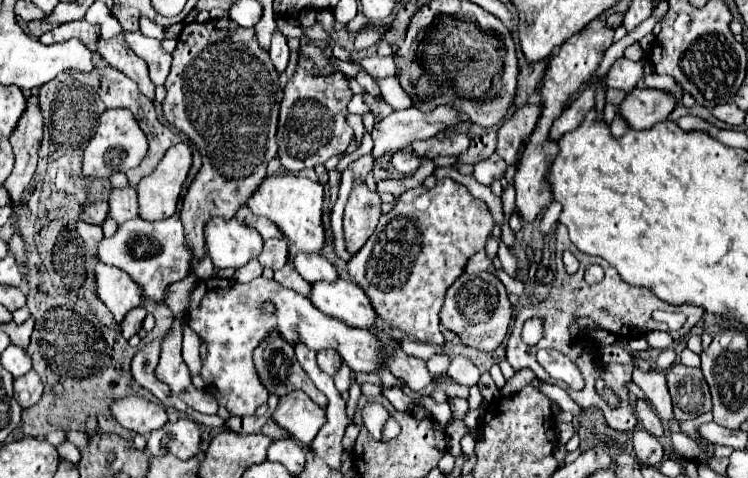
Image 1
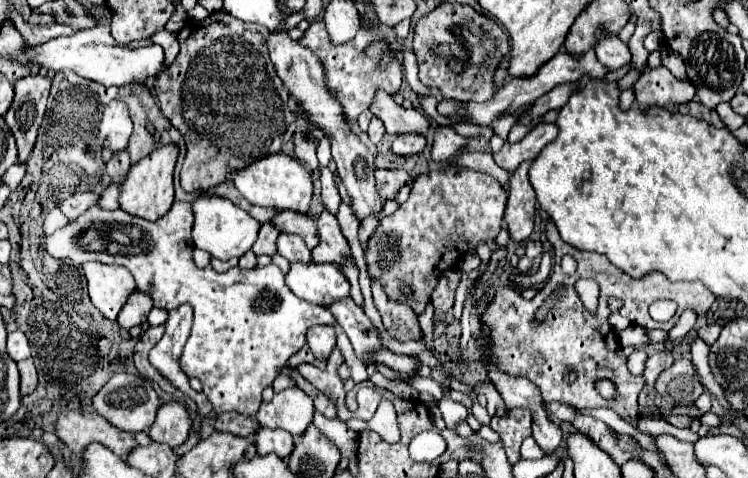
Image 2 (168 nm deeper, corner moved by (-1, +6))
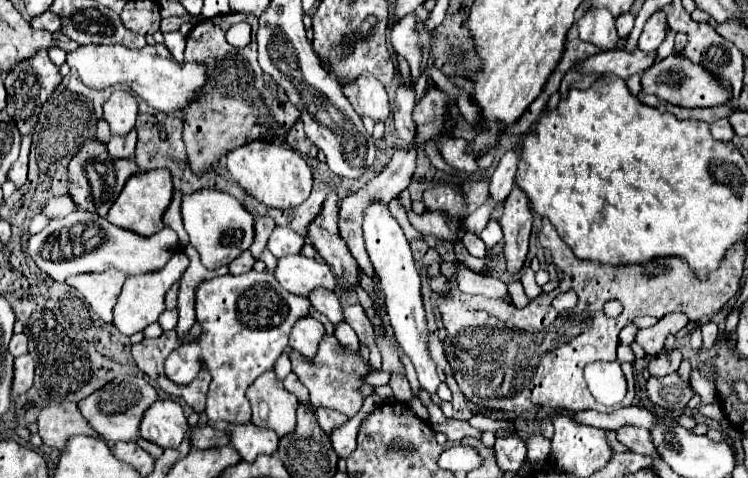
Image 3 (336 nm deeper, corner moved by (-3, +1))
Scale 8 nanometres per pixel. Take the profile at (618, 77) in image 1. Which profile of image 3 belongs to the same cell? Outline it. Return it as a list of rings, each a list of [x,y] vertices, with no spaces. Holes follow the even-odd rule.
[[[586,9],[580,19],[576,19],[576,27],[582,41],[594,43],[602,49],[614,49],[618,41],[614,15],[608,9]]]

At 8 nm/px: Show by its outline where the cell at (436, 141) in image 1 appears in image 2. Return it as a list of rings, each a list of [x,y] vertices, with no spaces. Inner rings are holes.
[[[378,90],[374,96],[374,102],[370,106],[370,112],[374,116],[378,116],[384,126],[386,132],[392,136],[398,134],[422,134],[428,136],[432,124],[426,118],[426,114],[420,108],[402,108],[398,106],[390,94],[386,94],[384,90]]]

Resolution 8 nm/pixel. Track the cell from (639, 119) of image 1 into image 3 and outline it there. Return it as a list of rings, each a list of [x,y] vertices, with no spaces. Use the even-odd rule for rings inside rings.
[[[672,53],[646,69],[642,73],[642,89],[678,107],[716,107],[730,101],[730,89],[726,89],[722,81],[714,81],[714,77],[710,77],[702,65],[692,65],[692,61],[682,53]]]

